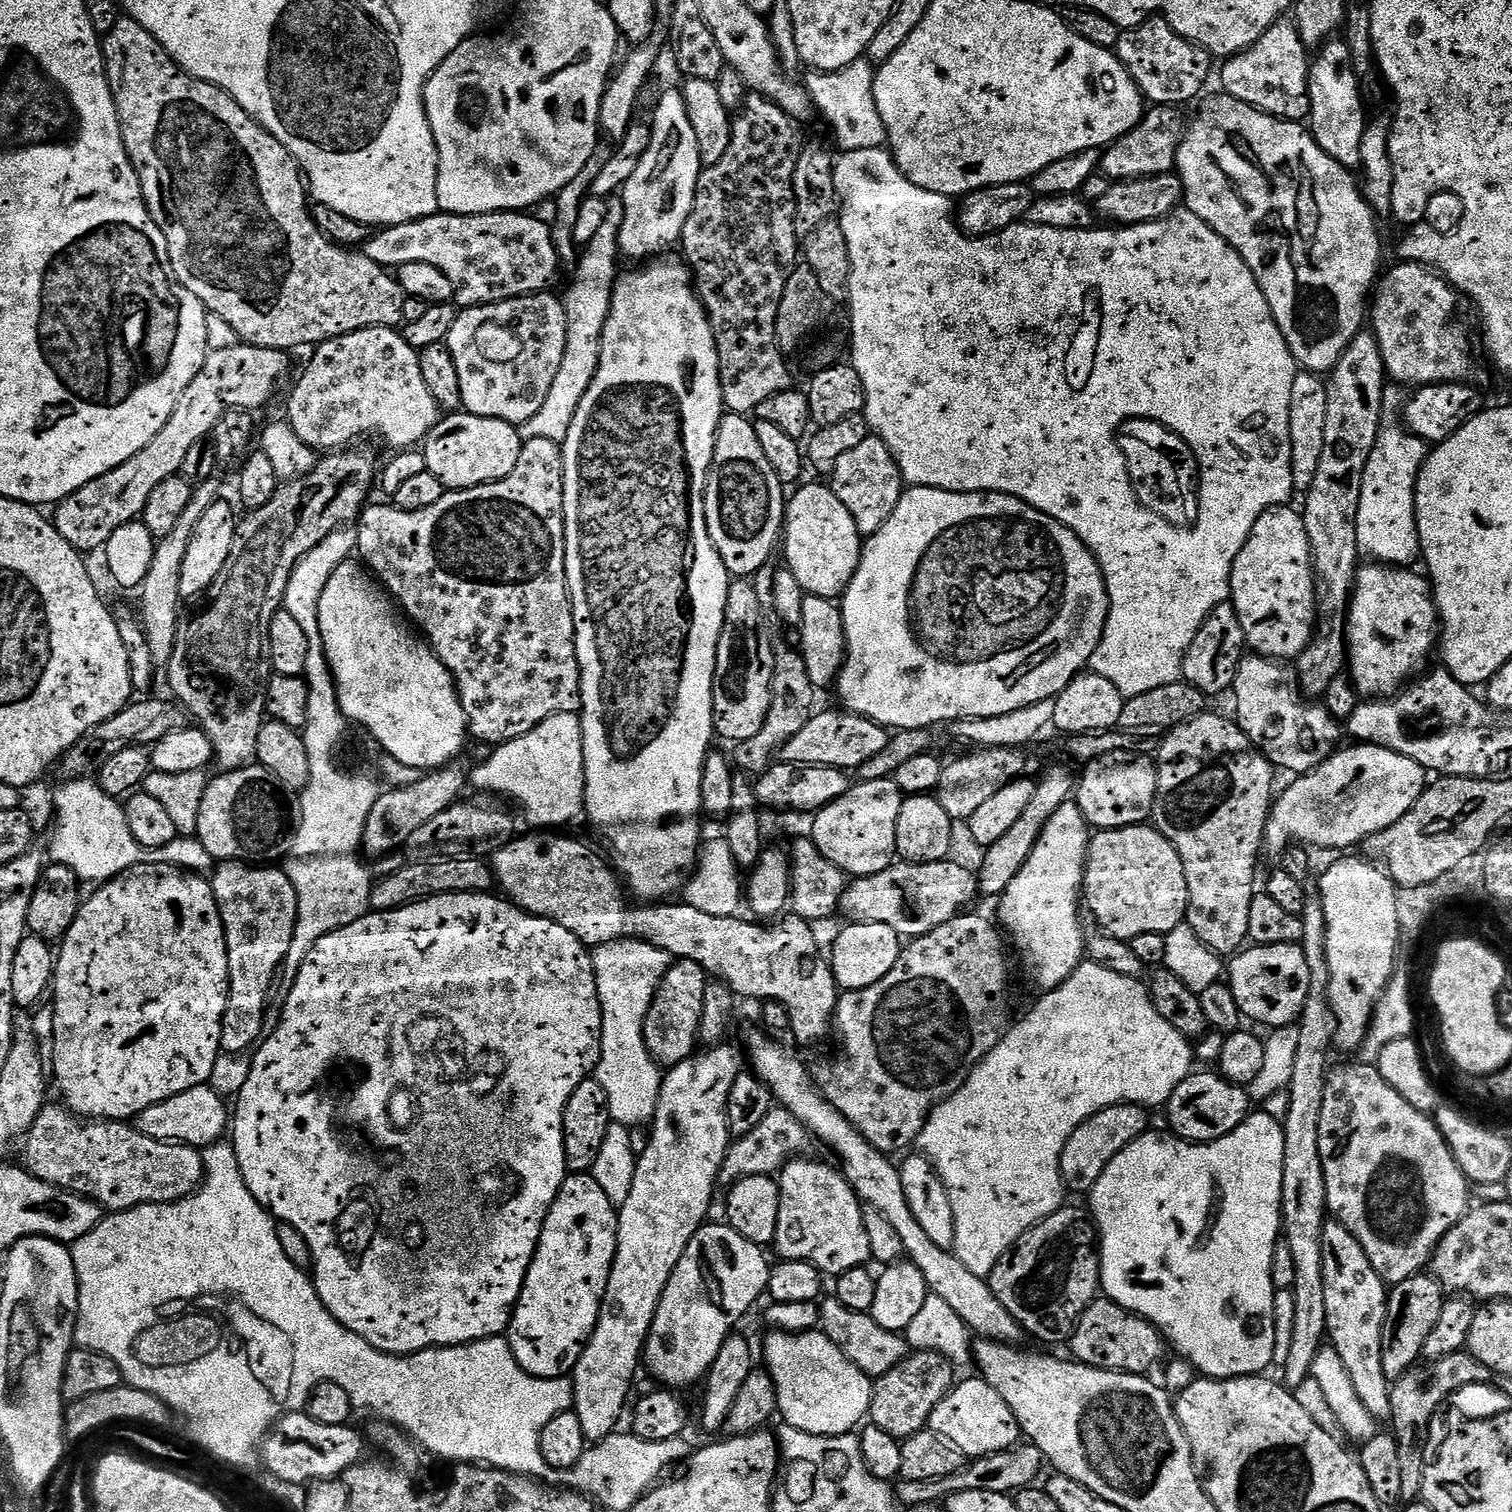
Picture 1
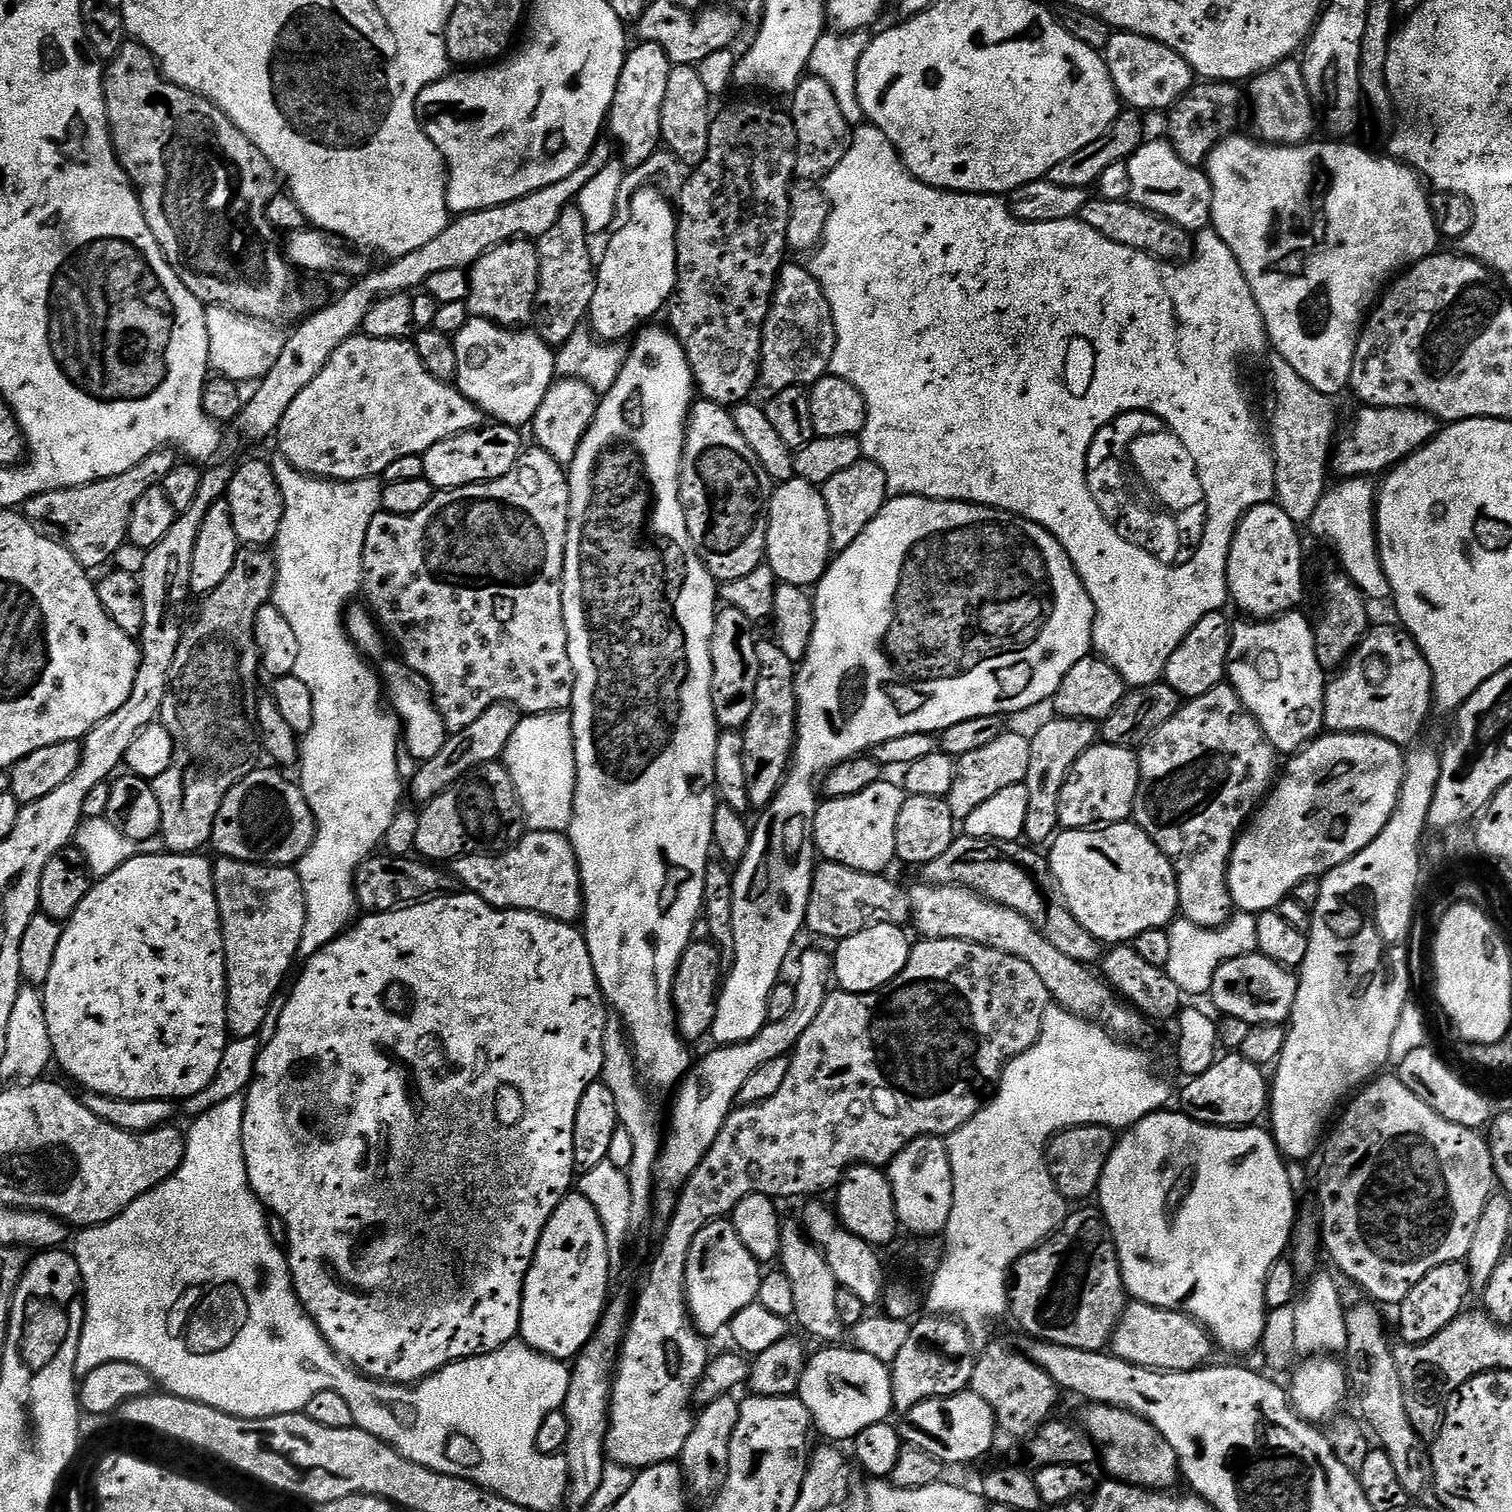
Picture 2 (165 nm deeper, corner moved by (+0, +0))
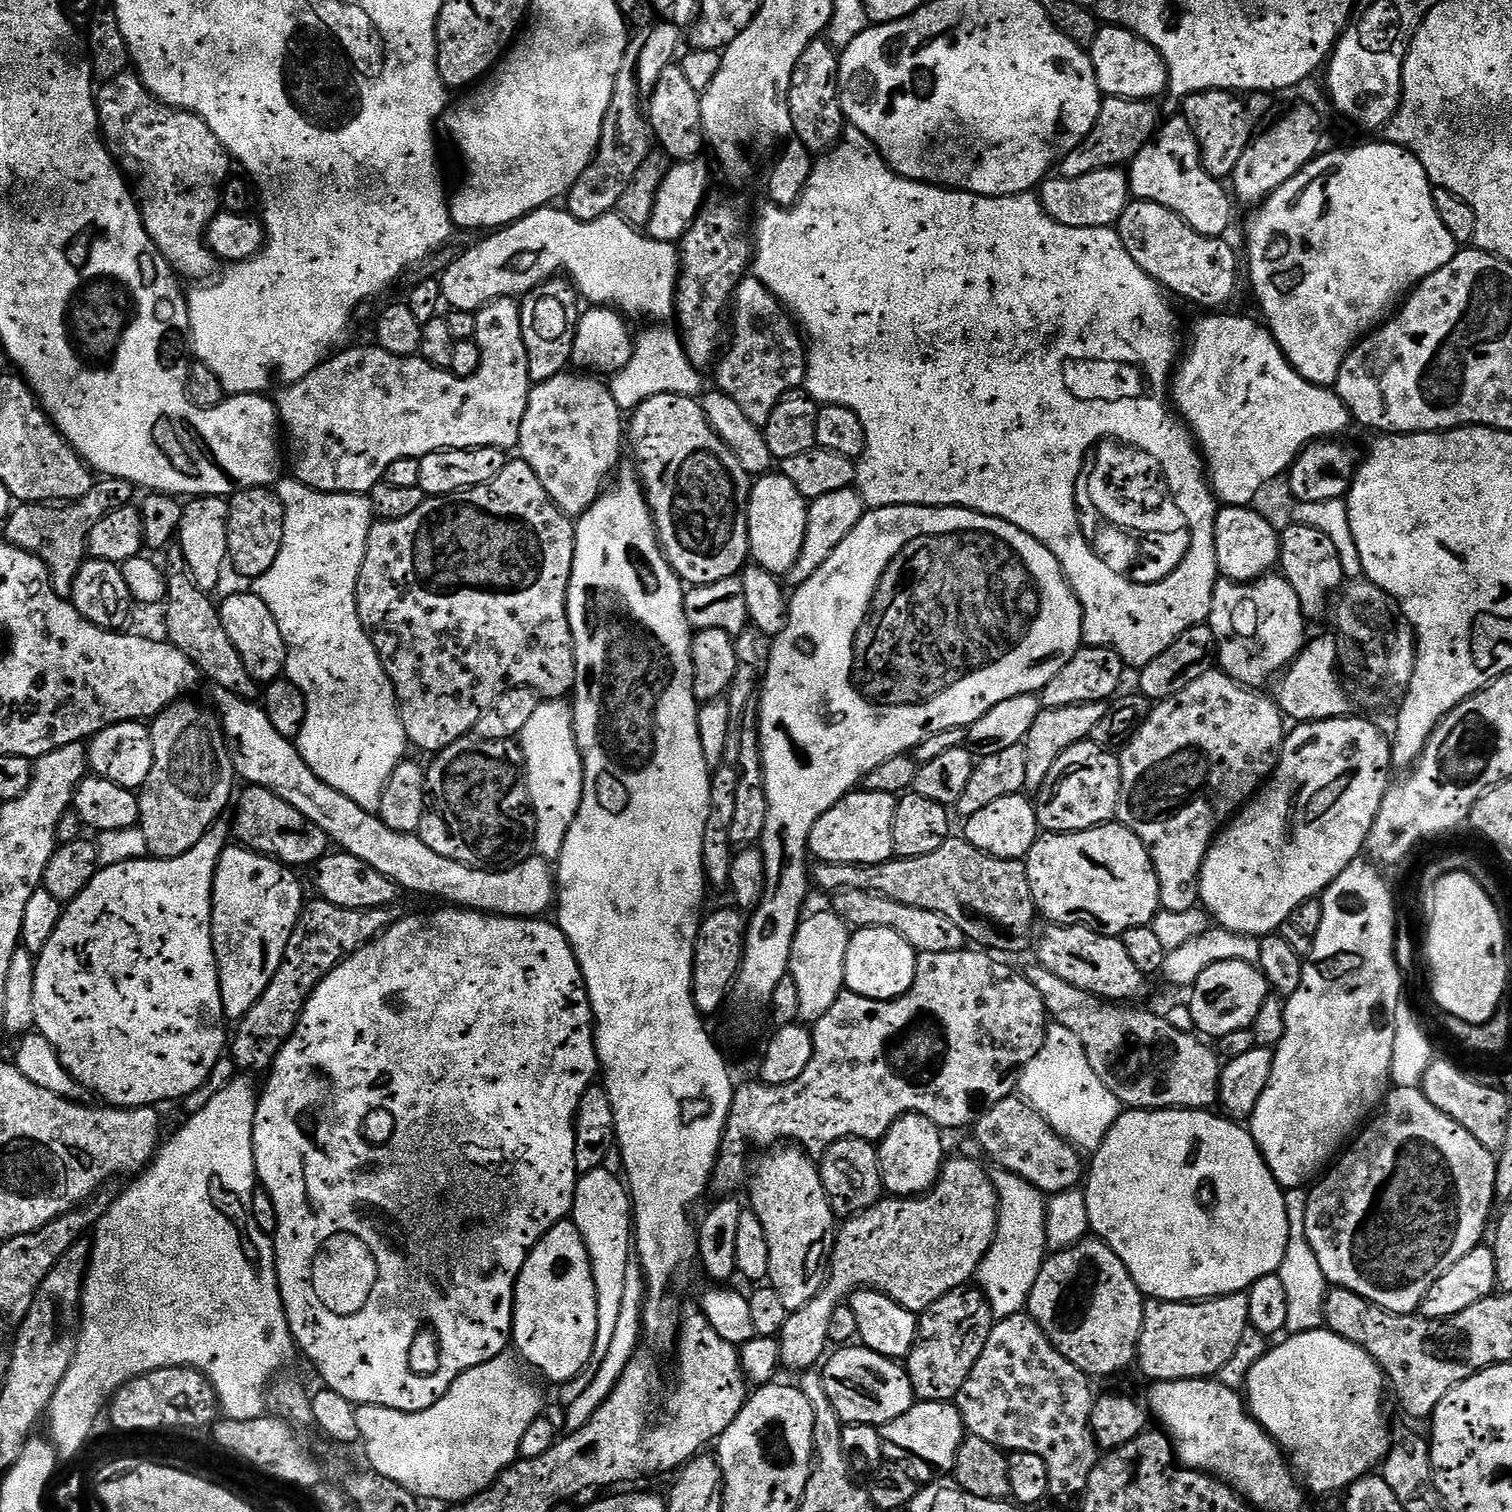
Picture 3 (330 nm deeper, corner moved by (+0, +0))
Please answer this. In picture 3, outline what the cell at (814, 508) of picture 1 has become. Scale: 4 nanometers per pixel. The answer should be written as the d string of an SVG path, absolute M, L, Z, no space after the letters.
M782 474L761 476L748 496L748 550L759 567L773 574L786 574L800 557L806 538L809 501Z

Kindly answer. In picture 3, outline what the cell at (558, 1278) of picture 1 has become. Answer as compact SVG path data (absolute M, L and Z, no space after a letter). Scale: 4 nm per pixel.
M565 1218L536 1243L522 1266L516 1280L511 1343L529 1369L537 1368L552 1384L564 1384L593 1363L594 1338L598 1338L594 1274L582 1234Z

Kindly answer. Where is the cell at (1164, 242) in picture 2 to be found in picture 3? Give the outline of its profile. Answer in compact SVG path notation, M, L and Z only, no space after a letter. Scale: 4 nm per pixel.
M1137 199L1126 206L1118 231L1126 254L1173 297L1181 296L1204 308L1200 310L1227 309L1224 307L1235 298L1240 276L1242 280L1242 260L1236 257L1227 239L1198 234L1181 216L1174 214L1174 210L1158 206L1158 202Z

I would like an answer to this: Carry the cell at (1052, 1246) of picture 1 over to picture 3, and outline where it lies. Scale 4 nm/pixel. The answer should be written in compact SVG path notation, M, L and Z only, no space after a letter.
M1085 1238L1079 1240L1076 1244L1071 1244L1069 1248L1053 1251L1045 1259L1042 1270L1038 1274L1038 1279L1034 1282L1034 1290L1030 1290L1026 1311L1029 1316L1035 1318L1038 1324L1042 1326L1044 1333L1054 1342L1054 1346L1066 1359L1074 1362L1074 1366L1078 1366L1078 1370L1082 1370L1090 1378L1097 1378L1096 1376L1116 1376L1123 1368L1133 1367L1138 1338L1142 1334L1142 1318L1144 1317L1145 1303L1146 1297L1144 1293L1141 1292L1140 1287L1134 1282L1134 1278L1130 1278L1130 1270L1126 1270L1122 1258L1118 1258L1118 1254L1114 1254L1111 1246L1099 1238Z

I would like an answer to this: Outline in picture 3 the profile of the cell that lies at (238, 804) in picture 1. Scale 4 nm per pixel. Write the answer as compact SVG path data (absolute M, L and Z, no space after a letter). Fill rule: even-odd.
M251 786L243 789L245 792L239 796L234 804L236 817L231 817L230 832L236 836L243 847L251 852L260 852L264 856L270 856L282 864L297 866L305 864L311 866L329 851L330 841L328 835L318 830L290 802L282 802L278 794L274 794L265 788L253 788ZM237 803L237 804L236 804Z

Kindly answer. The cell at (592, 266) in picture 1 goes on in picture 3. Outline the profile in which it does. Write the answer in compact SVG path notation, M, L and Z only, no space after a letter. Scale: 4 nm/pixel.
M668 326L651 328L654 329L637 335L630 362L621 373L615 373L611 377L609 388L622 412L633 411L654 394L672 393L697 399L703 393L703 375L690 362L679 333L675 329L668 329Z

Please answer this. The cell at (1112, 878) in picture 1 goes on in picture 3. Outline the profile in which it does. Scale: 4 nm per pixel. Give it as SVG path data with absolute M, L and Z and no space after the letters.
M1109 822L1099 824L1096 828L1087 828L1081 832L1050 832L1036 837L1034 846L1030 849L1026 857L1028 866L1028 888L1032 892L1032 901L1036 904L1036 912L1044 915L1048 922L1056 926L1082 926L1083 928L1095 928L1105 936L1123 937L1126 930L1137 928L1143 924L1151 925L1156 913L1161 911L1160 907L1160 887L1156 877L1156 868L1152 864L1152 859L1148 857L1148 847L1142 843L1138 836L1135 836L1128 828L1119 822Z

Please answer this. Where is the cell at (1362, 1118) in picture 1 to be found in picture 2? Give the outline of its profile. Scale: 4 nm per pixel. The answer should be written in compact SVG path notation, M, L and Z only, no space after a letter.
M1384 1074L1365 1084L1347 1101L1346 1107L1339 1113L1339 1116L1331 1125L1322 1144L1324 1169L1320 1172L1320 1216L1318 1215L1322 1248L1323 1251L1328 1251L1329 1258L1336 1263L1337 1270L1335 1271L1341 1277L1342 1275L1349 1276L1368 1295L1365 1297L1371 1298L1380 1306L1385 1306L1384 1304L1399 1306L1406 1298L1406 1294L1410 1294L1415 1284L1422 1282L1422 1278L1426 1278L1426 1274L1430 1274L1434 1266L1467 1261L1470 1242L1474 1238L1475 1228L1478 1227L1478 1218L1482 1218L1482 1210L1489 1196L1494 1192L1492 1155L1488 1150L1488 1142L1477 1129L1458 1126L1442 1118L1434 1110L1430 1110L1430 1106L1426 1106L1426 1102L1422 1102L1418 1094L1410 1094L1410 1090L1402 1086L1399 1075L1396 1074L1392 1076Z

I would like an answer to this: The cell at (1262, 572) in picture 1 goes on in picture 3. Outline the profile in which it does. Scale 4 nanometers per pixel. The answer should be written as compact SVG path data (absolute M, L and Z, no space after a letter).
M1224 506L1216 514L1216 561L1220 576L1237 584L1259 581L1280 562L1280 532L1250 507Z

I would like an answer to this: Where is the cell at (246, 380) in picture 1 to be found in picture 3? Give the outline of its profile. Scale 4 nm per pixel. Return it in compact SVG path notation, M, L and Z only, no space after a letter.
M100 478L93 483L92 489L81 500L73 500L63 506L55 503L26 504L17 503L8 513L8 519L3 525L3 535L15 548L34 554L48 567L48 577L52 579L52 588L58 595L71 597L72 583L78 570L88 556L88 535L90 530L106 514L115 508L131 505L134 486L128 480Z

